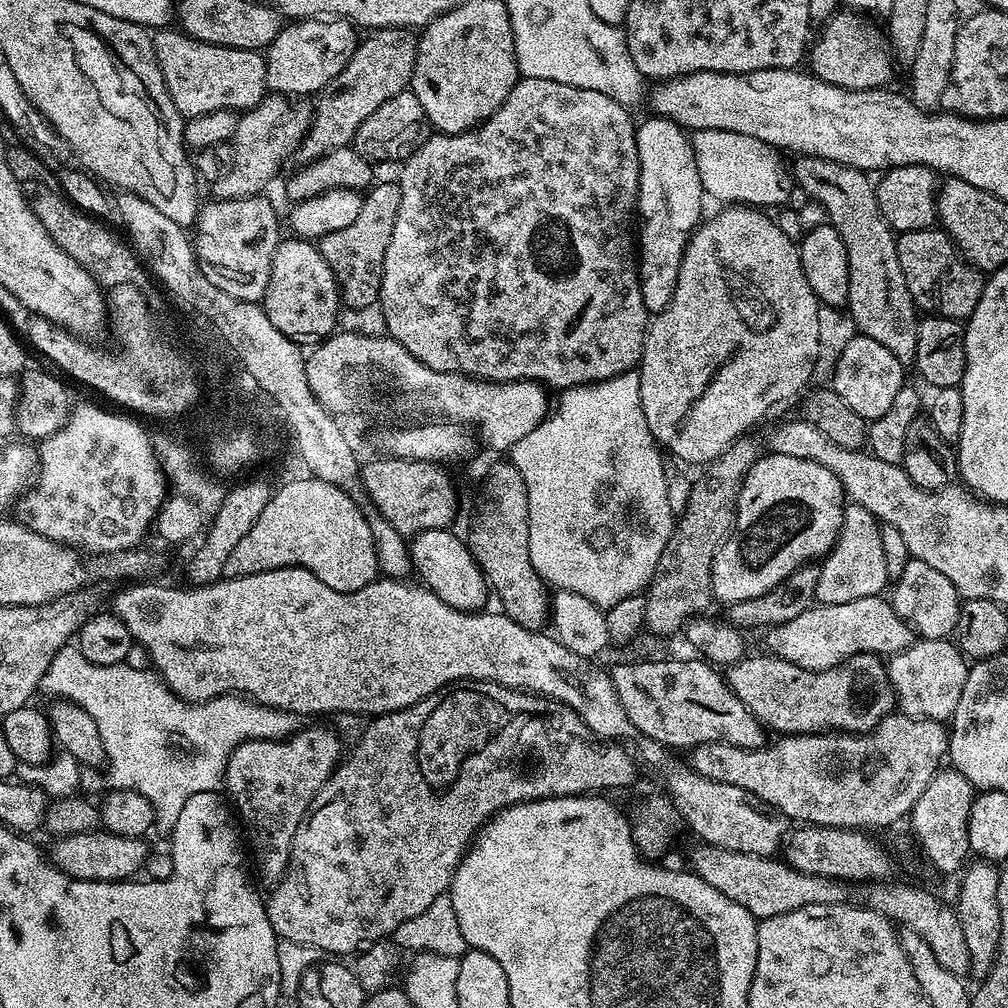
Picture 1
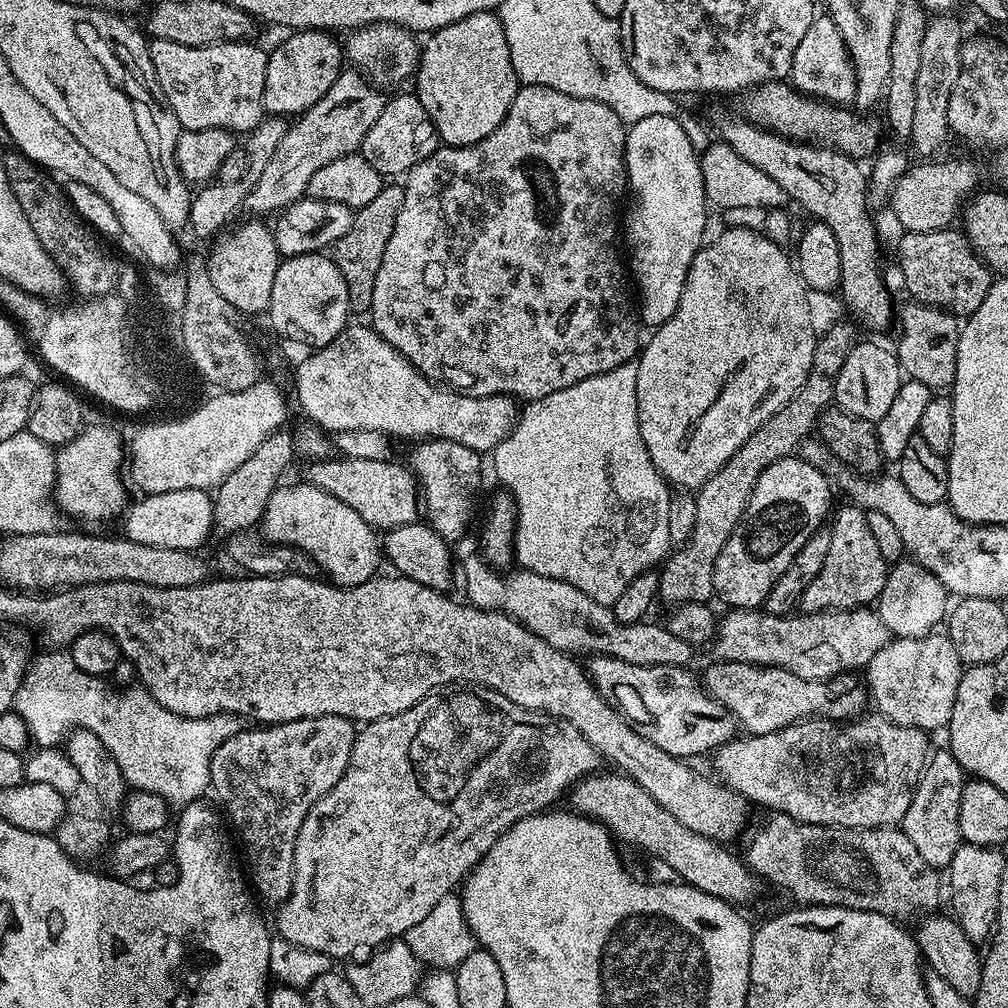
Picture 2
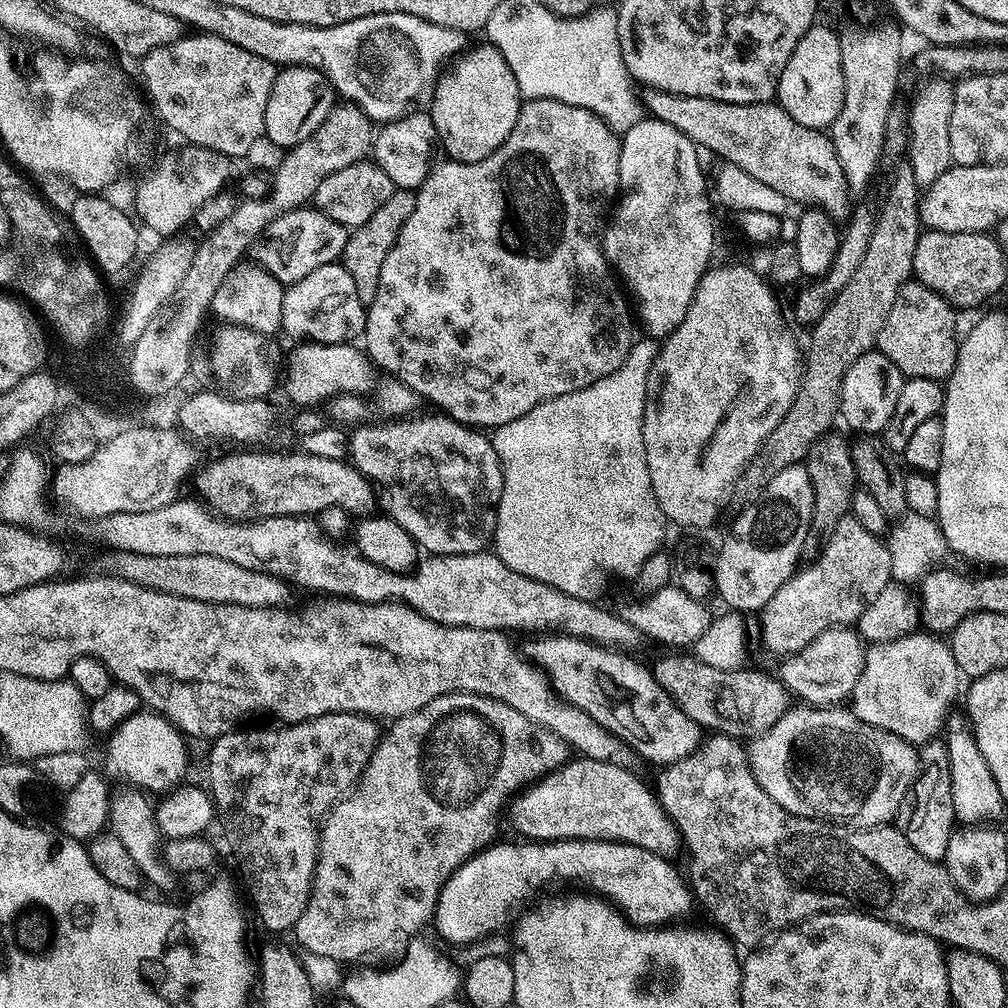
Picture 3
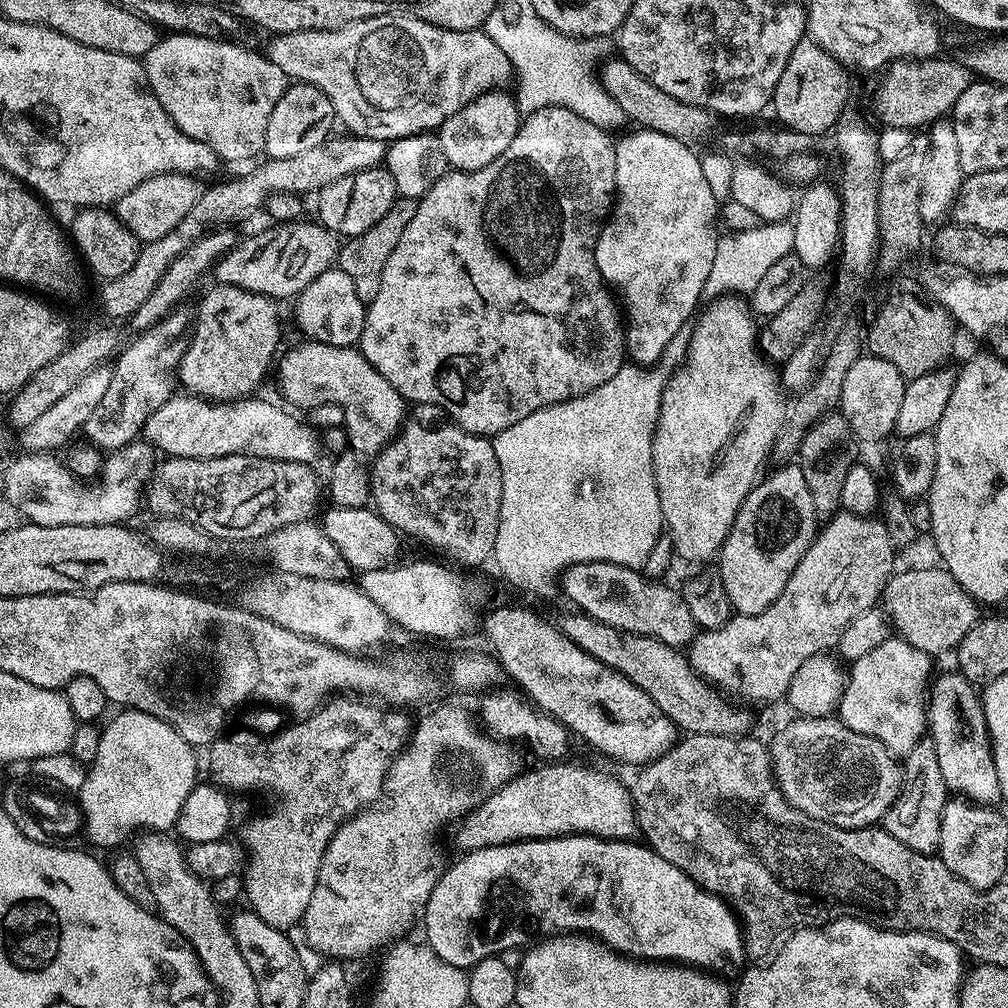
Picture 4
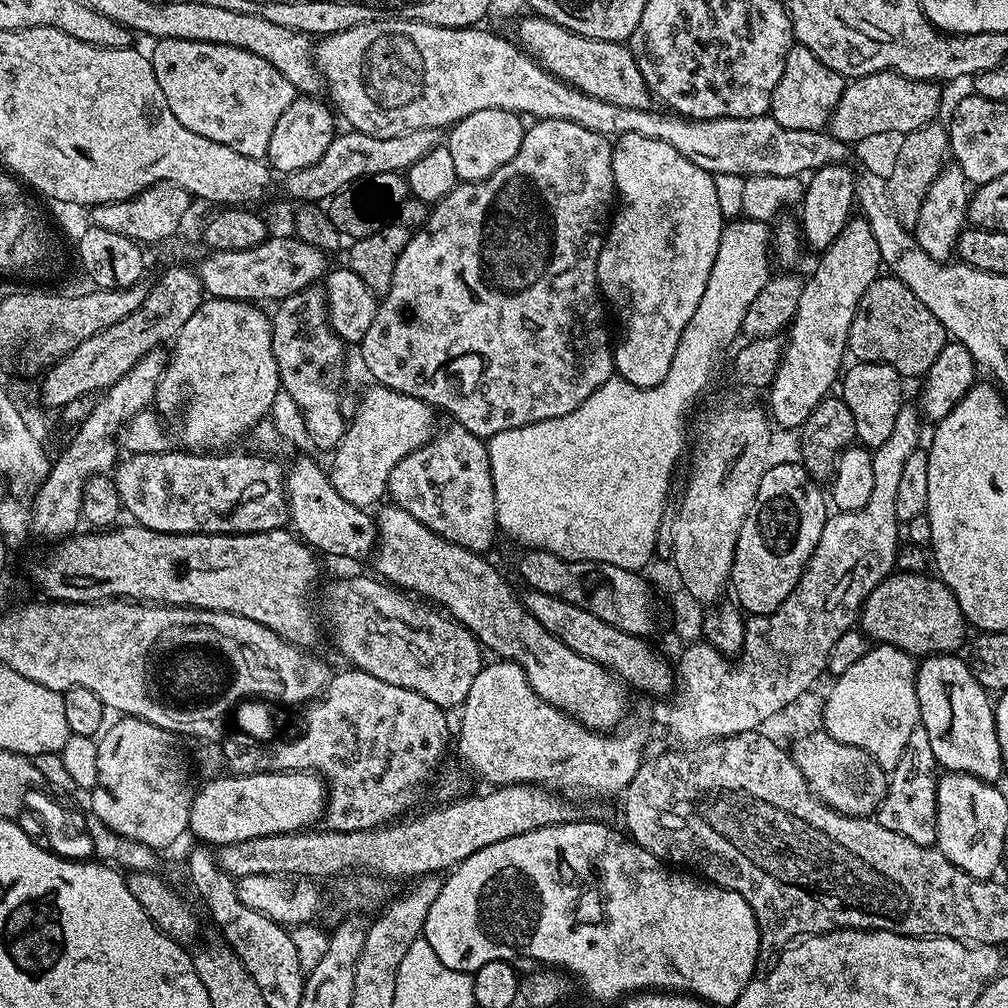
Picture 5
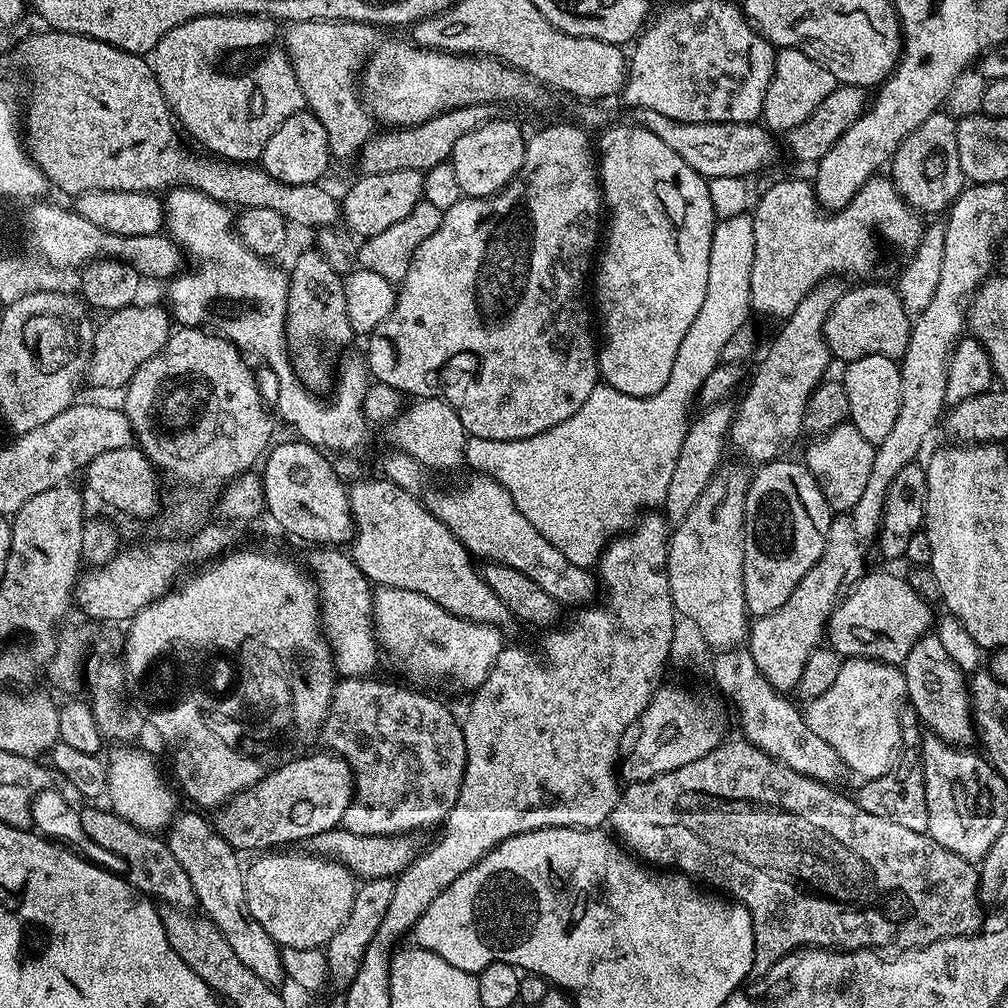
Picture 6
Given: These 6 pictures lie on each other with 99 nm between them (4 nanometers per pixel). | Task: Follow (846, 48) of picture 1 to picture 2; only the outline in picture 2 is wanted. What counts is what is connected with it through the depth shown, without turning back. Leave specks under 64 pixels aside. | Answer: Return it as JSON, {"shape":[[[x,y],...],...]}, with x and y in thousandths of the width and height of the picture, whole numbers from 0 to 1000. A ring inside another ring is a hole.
{"shape":[[[820,14],[811,15],[804,30],[800,30],[792,50],[788,50],[784,82],[792,91],[830,105],[841,105],[849,97],[849,70],[845,68],[845,59],[837,45],[831,26]]]}

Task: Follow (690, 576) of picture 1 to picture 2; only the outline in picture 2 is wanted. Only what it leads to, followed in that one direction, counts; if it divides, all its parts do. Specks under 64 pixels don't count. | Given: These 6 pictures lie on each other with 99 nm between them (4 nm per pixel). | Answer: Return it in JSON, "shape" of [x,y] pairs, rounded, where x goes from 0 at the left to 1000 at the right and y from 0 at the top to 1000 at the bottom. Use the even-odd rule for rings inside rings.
{"shape":[[[845,319],[839,320],[828,320],[811,336],[806,366],[800,379],[790,389],[790,394],[780,403],[776,403],[776,407],[769,409],[756,423],[752,423],[752,427],[748,427],[748,431],[744,431],[744,435],[736,438],[728,454],[724,454],[724,458],[720,458],[720,462],[716,462],[716,466],[712,466],[712,470],[705,472],[689,489],[691,514],[688,528],[679,540],[674,541],[658,557],[654,564],[654,594],[660,595],[663,601],[702,599],[707,594],[710,586],[708,581],[710,555],[726,533],[730,521],[737,514],[756,466],[760,466],[760,462],[768,458],[783,455],[794,441],[811,428],[812,416],[826,400],[831,367],[835,367],[835,359],[839,359],[843,347],[851,339],[850,322]]]}

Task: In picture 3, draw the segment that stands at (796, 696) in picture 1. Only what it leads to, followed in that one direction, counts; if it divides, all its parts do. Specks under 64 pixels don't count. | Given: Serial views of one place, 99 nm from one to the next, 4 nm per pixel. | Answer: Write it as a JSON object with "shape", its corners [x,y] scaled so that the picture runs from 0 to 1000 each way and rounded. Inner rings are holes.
{"shape":[[[687,649],[667,650],[671,651],[659,651],[652,659],[648,658],[647,668],[670,692],[671,698],[695,723],[731,732],[737,731],[737,726],[756,728],[764,724],[764,720],[768,720],[768,716],[772,716],[772,712],[776,712],[776,708],[784,701],[784,687],[769,670],[766,672],[758,667],[745,667],[742,661],[730,663],[727,667],[712,665],[708,661],[700,661]]]}

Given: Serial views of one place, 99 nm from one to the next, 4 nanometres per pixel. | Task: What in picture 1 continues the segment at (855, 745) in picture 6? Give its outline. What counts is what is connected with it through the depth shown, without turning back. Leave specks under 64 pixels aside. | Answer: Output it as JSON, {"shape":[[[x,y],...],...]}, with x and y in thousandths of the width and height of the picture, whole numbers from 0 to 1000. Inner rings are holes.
{"shape":[[[910,634],[901,643],[886,650],[880,656],[881,672],[889,687],[892,705],[898,710],[911,710],[915,714],[943,715],[946,704],[950,700],[950,692],[954,692],[954,681],[958,681],[961,656],[943,634],[918,635]]]}

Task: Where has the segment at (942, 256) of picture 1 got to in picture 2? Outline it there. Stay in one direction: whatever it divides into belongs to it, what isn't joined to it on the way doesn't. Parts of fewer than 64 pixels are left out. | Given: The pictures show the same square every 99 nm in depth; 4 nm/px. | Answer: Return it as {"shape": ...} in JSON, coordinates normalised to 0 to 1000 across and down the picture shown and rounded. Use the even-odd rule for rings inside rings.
{"shape":[[[941,224],[926,230],[897,230],[889,250],[893,253],[893,274],[897,277],[897,286],[904,297],[910,302],[921,302],[924,306],[935,306],[943,310],[949,315],[959,315],[970,304],[974,304],[974,296],[982,288],[986,271],[971,254],[964,248],[964,241],[960,239],[955,229]]]}

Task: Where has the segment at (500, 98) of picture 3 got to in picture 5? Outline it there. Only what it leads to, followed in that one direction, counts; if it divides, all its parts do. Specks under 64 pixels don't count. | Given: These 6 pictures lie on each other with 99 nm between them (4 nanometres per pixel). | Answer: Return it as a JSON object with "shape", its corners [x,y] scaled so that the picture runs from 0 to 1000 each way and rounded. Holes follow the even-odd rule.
{"shape":[[[474,109],[447,124],[442,131],[442,145],[446,149],[446,157],[450,160],[453,178],[459,182],[480,179],[490,169],[502,165],[502,161],[506,161],[506,157],[514,153],[514,145],[518,145],[522,130],[522,123],[519,121],[521,122],[511,111]]]}

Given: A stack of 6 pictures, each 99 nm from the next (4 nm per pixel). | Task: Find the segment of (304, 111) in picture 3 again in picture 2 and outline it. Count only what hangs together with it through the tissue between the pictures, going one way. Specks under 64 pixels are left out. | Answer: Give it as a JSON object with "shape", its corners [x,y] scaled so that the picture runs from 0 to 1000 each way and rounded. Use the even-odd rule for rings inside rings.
{"shape":[[[294,30],[286,36],[274,49],[266,52],[266,64],[264,65],[264,85],[262,86],[262,109],[271,116],[285,116],[285,111],[301,113],[308,105],[312,105],[331,85],[337,76],[339,64],[343,60],[343,52],[332,40],[330,33],[325,30]]]}

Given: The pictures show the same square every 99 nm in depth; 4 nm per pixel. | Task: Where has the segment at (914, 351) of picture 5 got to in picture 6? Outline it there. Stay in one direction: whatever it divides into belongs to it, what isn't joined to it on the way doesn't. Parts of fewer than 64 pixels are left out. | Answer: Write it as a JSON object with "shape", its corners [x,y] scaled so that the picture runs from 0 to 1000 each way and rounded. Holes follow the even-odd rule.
{"shape":[[[853,280],[842,288],[834,289],[831,300],[823,308],[823,312],[817,320],[817,338],[821,340],[821,348],[825,350],[830,358],[840,359],[859,355],[863,351],[875,351],[892,355],[896,353],[899,343],[903,339],[905,330],[906,314],[897,306],[897,301],[893,295],[892,289],[881,282],[865,282],[869,280]]]}

